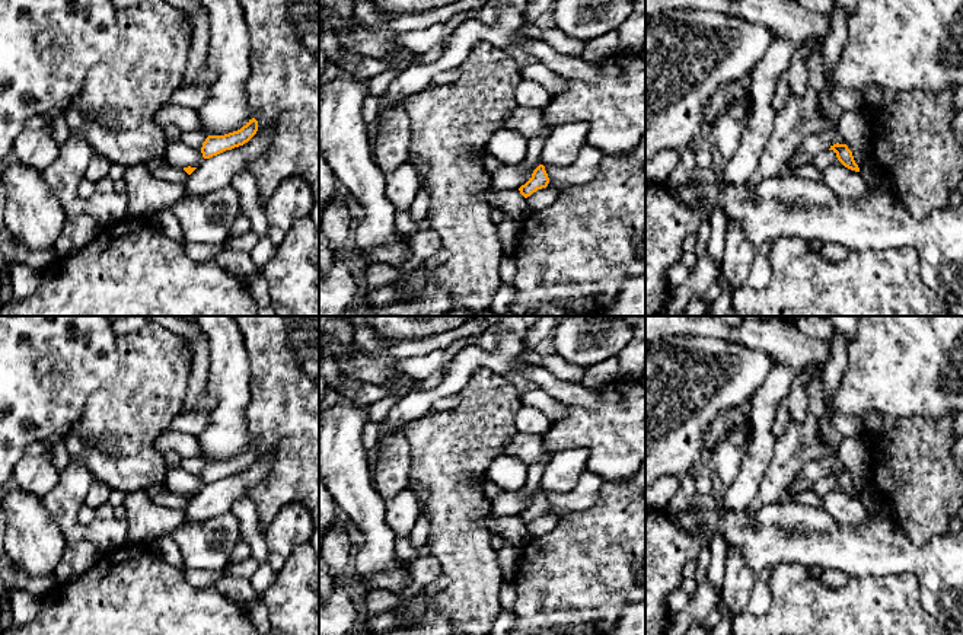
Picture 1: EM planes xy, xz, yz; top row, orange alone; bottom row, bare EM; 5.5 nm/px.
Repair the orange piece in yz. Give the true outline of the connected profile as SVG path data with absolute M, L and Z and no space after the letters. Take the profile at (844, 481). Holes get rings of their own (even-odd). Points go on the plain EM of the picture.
M833 470L829 476L833 476L836 479L838 486L848 495L860 498L858 491L854 486L852 478L848 475L846 470Z

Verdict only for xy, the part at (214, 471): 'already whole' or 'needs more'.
already whole

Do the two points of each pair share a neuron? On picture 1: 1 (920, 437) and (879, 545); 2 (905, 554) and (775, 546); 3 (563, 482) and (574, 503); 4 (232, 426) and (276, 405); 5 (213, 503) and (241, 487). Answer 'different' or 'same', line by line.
1: different
2: same
3: different
4: different
5: same

